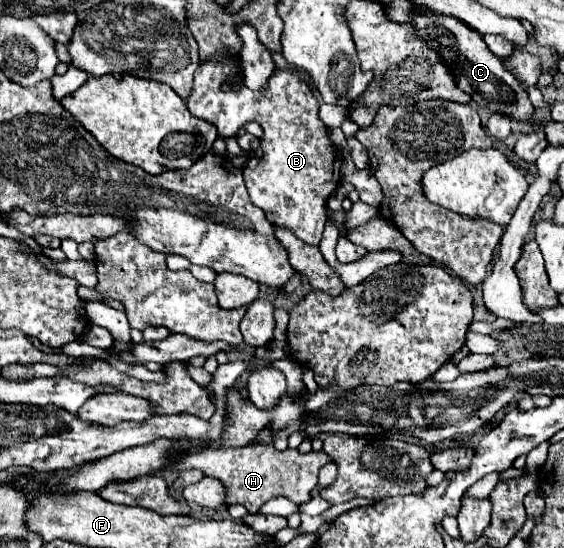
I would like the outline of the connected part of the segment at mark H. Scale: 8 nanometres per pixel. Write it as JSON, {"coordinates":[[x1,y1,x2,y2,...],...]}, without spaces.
{"coordinates":[[254,443,248,447,238,449,216,449,216,451,200,451,194,455,184,455,174,463,174,469,200,469,208,477,214,477,222,481,226,487,226,501,228,503,240,503,248,509,248,513,260,513,262,505,272,497,286,497,294,501,296,505,310,501,310,491,318,483,318,471,322,465,330,463,330,455,324,451,310,451,300,455,298,449,286,449,276,451,272,445]]}

